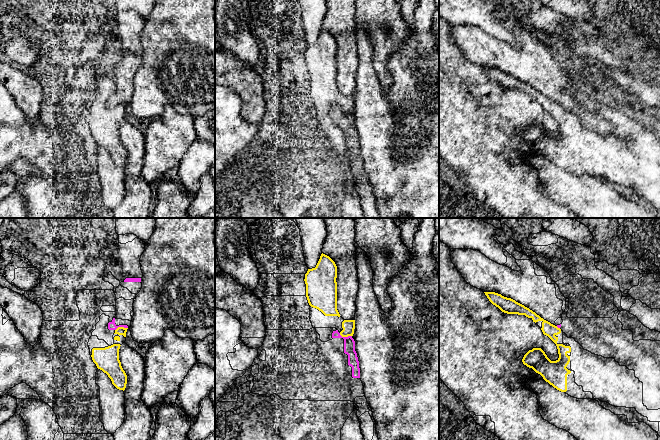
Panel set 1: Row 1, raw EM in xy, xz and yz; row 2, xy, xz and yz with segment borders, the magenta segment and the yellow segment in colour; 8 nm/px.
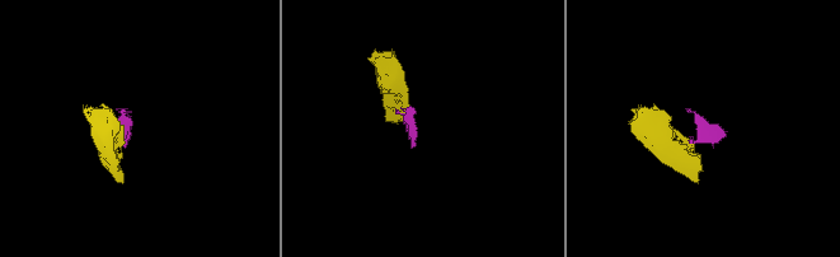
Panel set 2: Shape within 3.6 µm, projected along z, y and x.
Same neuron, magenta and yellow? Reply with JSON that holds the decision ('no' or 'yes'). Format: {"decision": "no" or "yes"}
{"decision": "no"}

